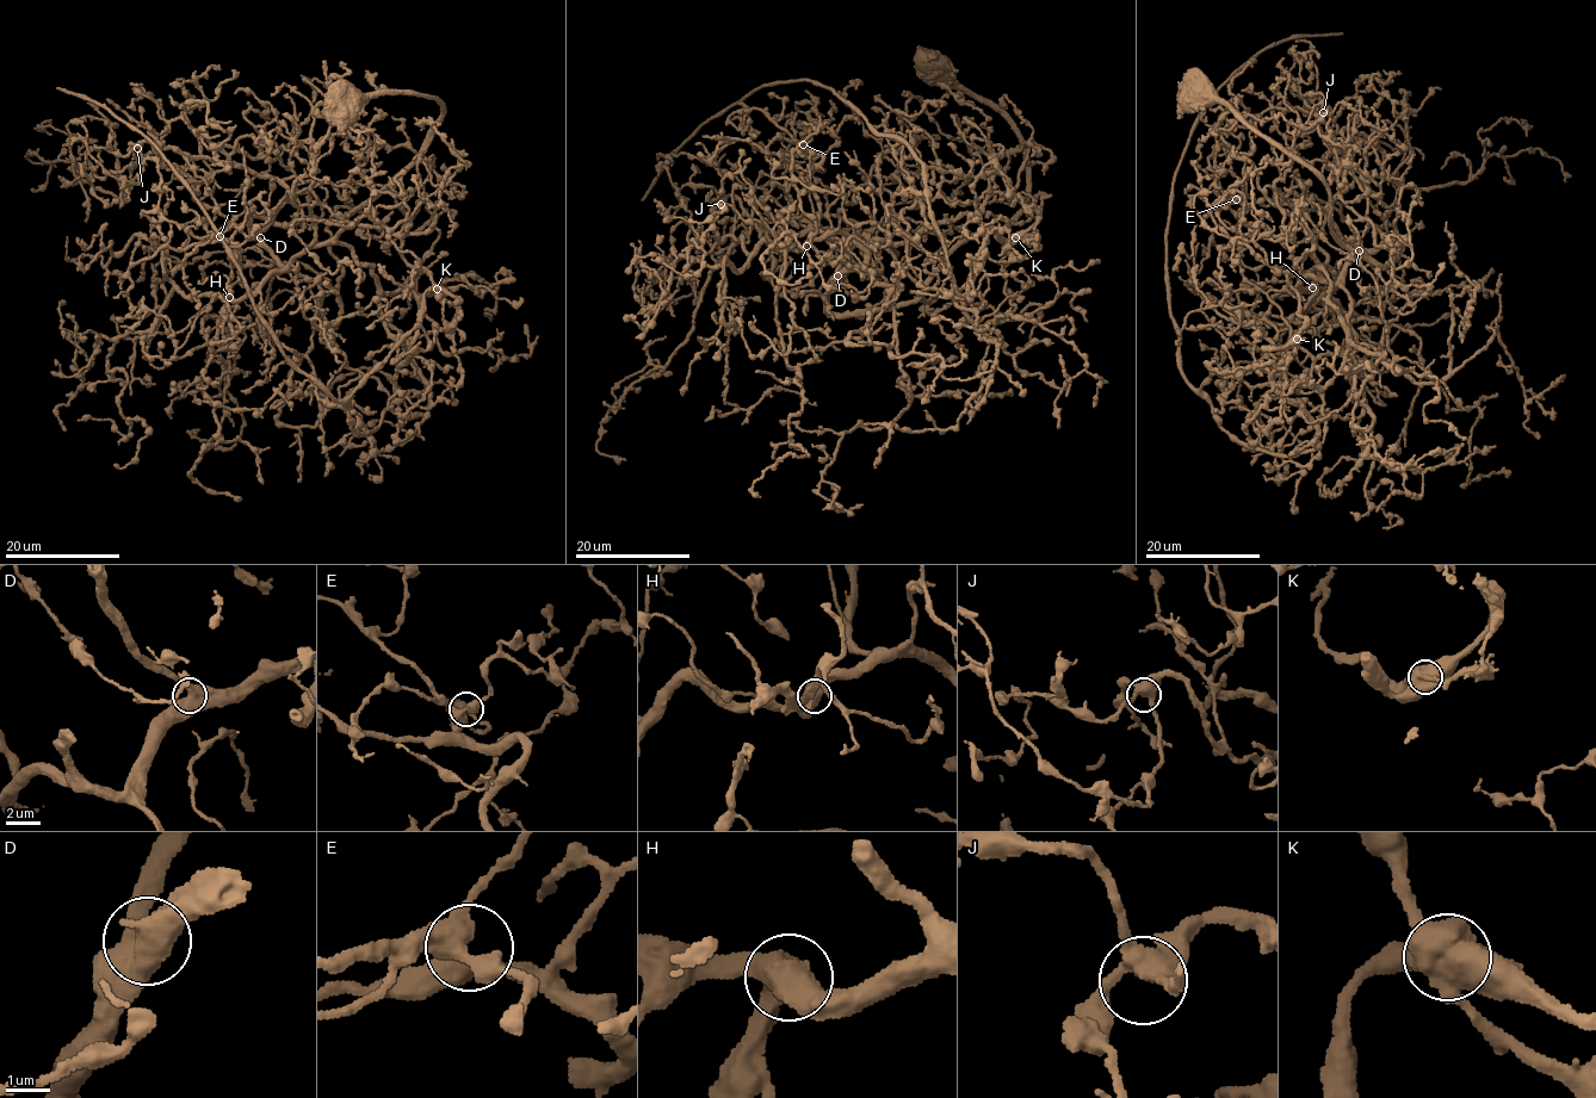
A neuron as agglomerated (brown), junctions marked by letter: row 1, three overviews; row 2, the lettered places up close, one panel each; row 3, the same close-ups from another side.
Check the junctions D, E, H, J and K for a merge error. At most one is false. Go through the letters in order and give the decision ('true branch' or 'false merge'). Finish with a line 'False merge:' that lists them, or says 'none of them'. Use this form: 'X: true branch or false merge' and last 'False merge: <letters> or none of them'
D: true branch
E: true branch
H: true branch
J: true branch
K: false merge
False merge: K

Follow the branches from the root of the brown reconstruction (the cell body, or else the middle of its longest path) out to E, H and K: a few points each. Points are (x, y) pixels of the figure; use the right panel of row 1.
E: (1198, 90), (1321, 179), (1334, 237), (1397, 259), (1386, 241), (1300, 285), (1236, 199)
H: (1198, 90), (1321, 179), (1334, 237), (1383, 267), (1400, 241), (1362, 250), (1336, 283), (1300, 285), (1312, 287)
K: (1198, 90), (1321, 179), (1334, 237), (1383, 267), (1400, 241), (1335, 283), (1298, 260), (1297, 340)

